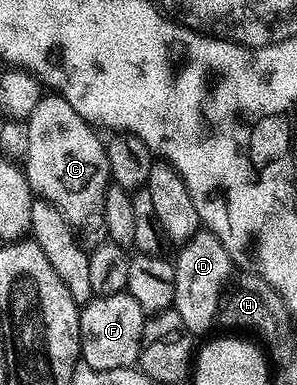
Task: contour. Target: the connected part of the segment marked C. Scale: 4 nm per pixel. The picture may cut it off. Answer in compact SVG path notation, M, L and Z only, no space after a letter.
M53 92L43 93L40 104L36 104L32 116L25 121L28 124L28 152L24 159L24 169L30 189L37 197L60 208L64 220L68 220L83 246L93 248L107 241L104 192L112 185L112 179L108 168L106 142L98 139L99 131L86 122L84 116L80 116L80 112L76 112L76 108L72 108L72 104L68 104L68 100L64 100L61 94Z

